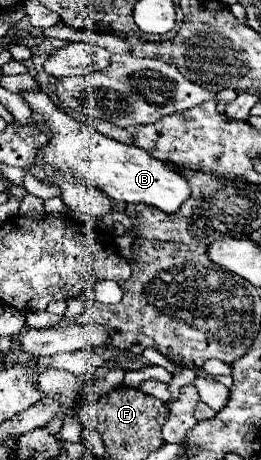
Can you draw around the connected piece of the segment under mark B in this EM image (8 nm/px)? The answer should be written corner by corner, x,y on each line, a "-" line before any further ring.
41,91
23,93
23,97
33,111
39,111
45,117
45,123
53,131
51,141
45,145
45,149
41,151
41,157
37,157
35,165
31,167
31,173
37,179
47,181
45,173
37,169
37,163
47,163
61,171
65,169
73,171
81,181
103,189
103,193
107,193
115,201
145,203
165,213
177,213
177,209
189,199
191,187
189,187
189,181
183,177
183,173
171,169
169,165
165,165
165,161
159,161
157,157
153,157
149,149
141,149
141,147
105,137
91,123
77,121
71,115
57,109
55,103
51,105
51,99

